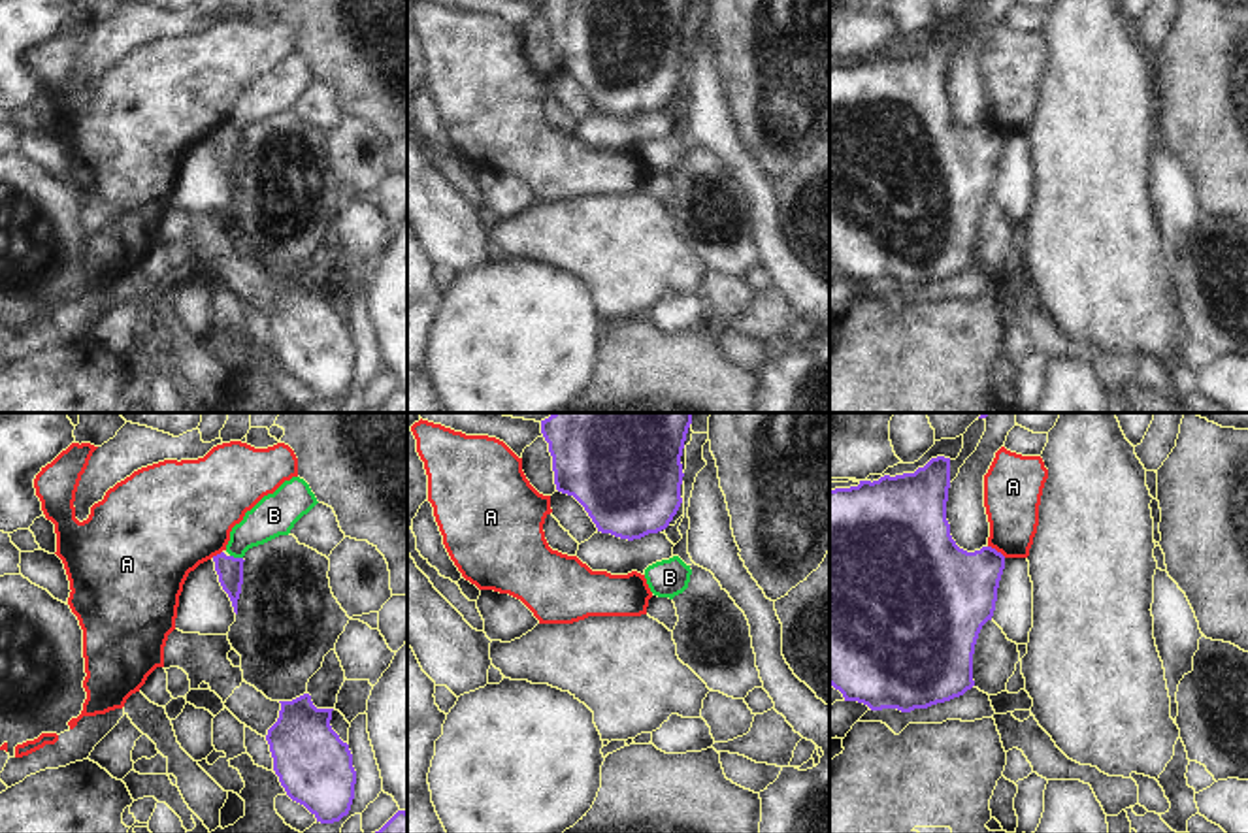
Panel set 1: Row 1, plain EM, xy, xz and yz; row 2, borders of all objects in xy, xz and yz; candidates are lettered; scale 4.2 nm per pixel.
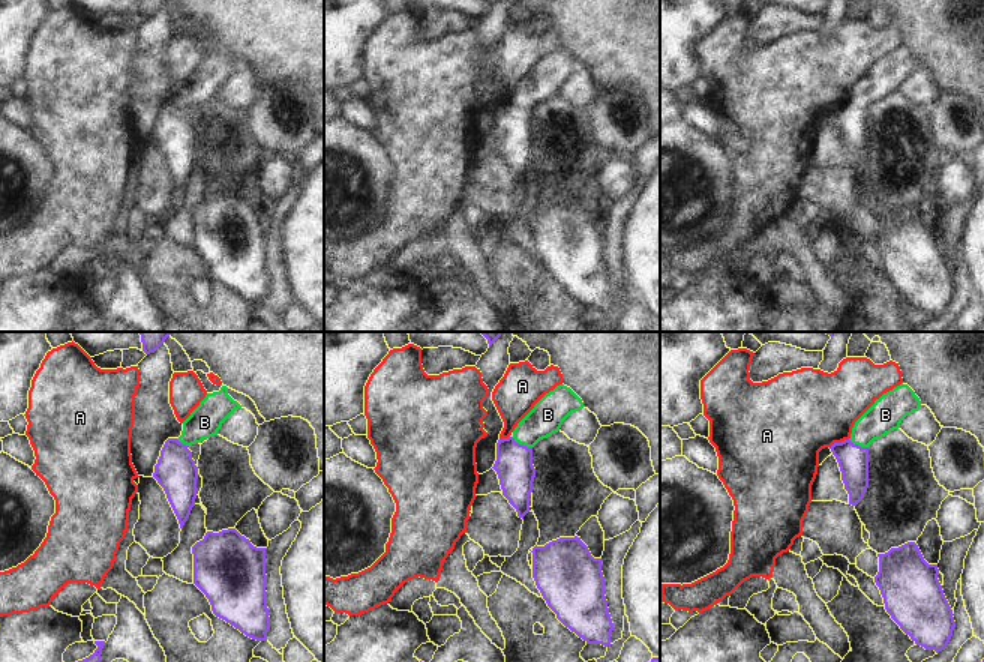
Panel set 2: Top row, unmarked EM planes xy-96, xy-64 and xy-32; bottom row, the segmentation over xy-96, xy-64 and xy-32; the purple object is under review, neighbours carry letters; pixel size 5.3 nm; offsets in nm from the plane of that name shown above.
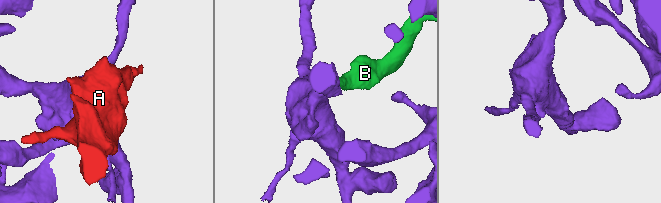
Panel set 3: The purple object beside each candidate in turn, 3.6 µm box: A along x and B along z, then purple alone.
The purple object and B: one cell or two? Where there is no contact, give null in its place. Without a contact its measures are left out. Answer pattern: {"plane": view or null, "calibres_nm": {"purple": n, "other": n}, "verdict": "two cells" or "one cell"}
{"plane": "xy", "calibres_nm": {"purple": 110, "other": 180}, "verdict": "one cell"}

